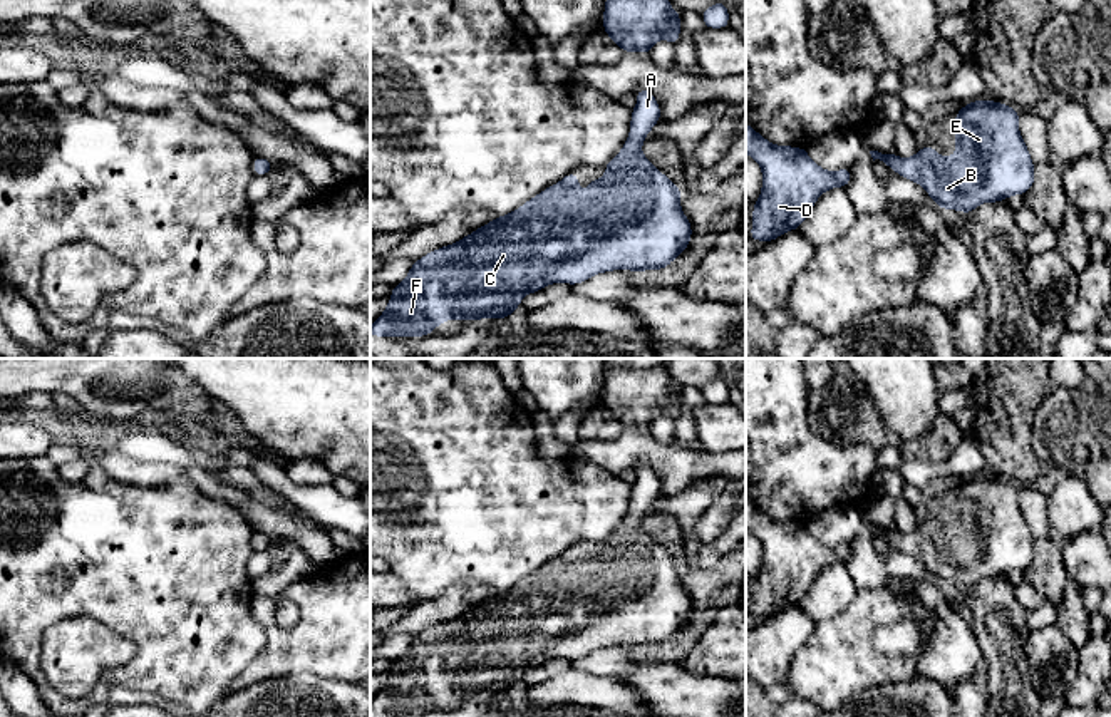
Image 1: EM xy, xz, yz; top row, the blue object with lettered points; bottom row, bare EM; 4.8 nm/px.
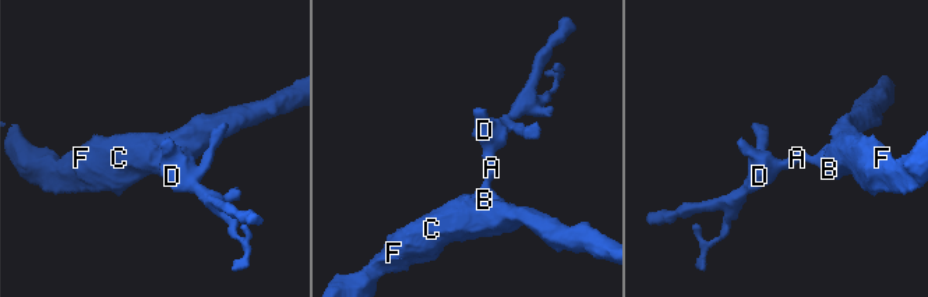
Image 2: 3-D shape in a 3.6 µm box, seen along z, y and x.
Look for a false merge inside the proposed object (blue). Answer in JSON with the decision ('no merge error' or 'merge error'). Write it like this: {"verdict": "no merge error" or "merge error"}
{"verdict": "no merge error"}

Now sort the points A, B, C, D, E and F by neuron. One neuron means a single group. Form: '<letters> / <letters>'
A B C D E F

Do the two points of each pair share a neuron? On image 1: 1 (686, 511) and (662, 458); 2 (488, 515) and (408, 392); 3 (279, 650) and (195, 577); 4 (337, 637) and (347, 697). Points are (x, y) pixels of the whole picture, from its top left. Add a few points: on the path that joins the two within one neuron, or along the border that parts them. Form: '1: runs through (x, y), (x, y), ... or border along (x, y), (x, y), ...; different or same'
1: border along (716, 478), (696, 481), (671, 496), (662, 496); different
2: runs through (458, 484), (408, 434), (408, 422); same
3: border along (252, 603), (265, 645), (242, 670); different
4: border along (305, 672), (352, 682); different

